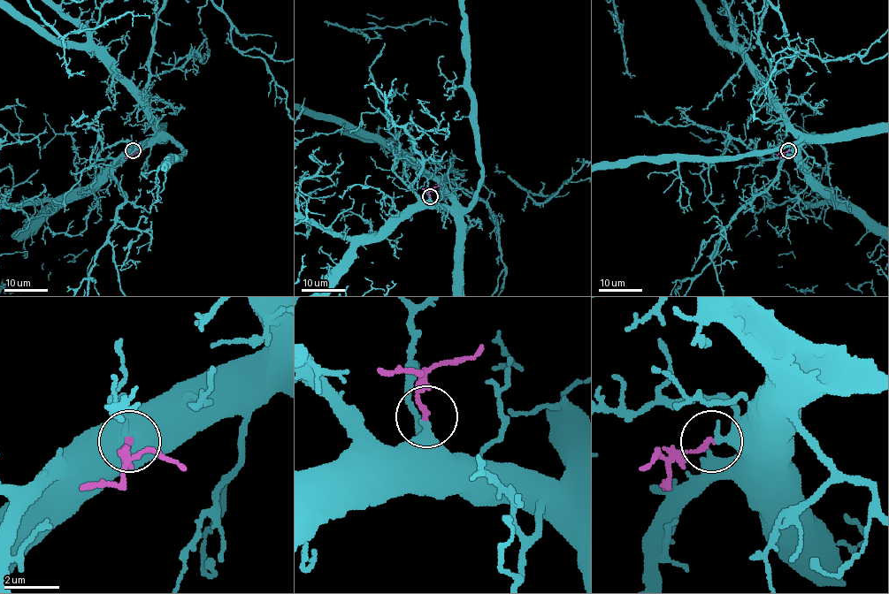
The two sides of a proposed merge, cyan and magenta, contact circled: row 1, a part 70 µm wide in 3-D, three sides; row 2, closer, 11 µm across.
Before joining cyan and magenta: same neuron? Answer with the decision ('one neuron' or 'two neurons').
one neuron

